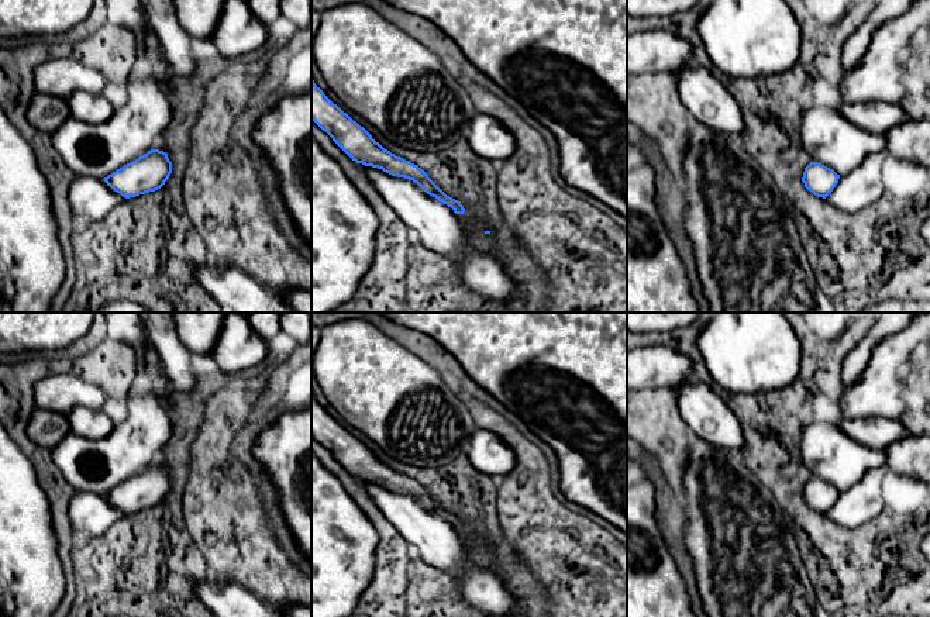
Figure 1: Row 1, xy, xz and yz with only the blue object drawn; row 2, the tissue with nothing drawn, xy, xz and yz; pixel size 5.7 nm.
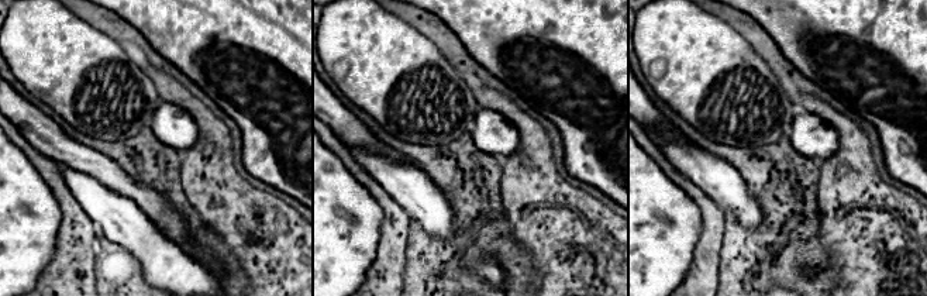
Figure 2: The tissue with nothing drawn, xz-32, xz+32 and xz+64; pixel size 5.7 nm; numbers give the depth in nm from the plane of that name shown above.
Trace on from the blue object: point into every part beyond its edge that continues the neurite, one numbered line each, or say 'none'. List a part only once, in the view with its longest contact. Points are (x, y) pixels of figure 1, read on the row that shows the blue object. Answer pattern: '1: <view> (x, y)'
none

